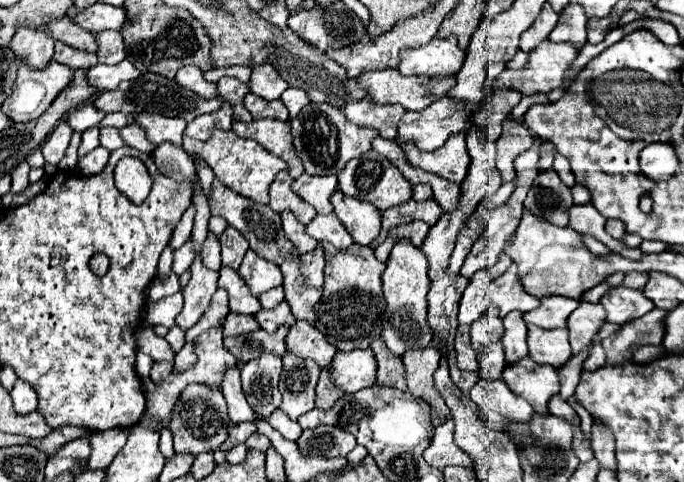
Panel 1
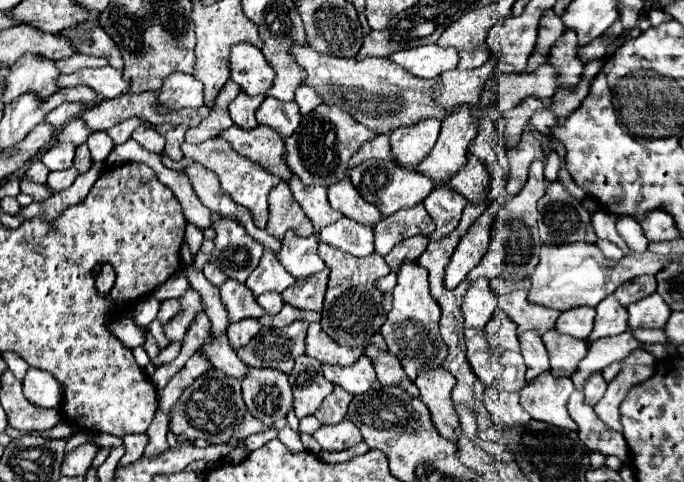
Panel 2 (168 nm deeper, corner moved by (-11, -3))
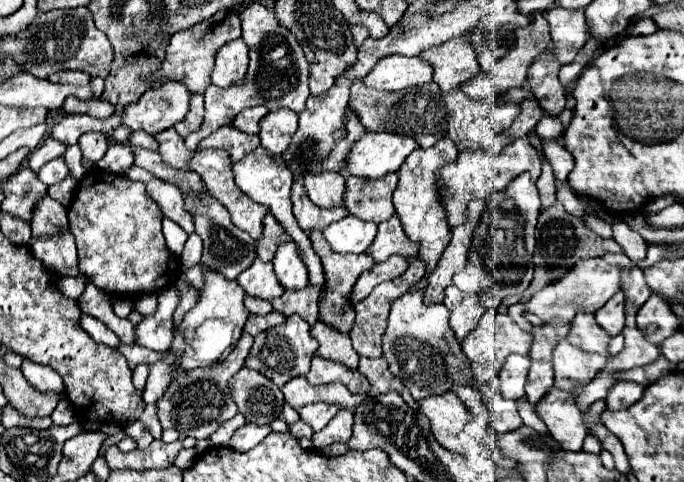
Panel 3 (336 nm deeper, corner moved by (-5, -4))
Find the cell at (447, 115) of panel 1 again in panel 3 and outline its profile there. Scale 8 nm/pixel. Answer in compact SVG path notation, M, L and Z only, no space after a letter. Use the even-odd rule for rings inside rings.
M366 131L358 143L354 143L346 173L356 177L380 179L388 171L398 171L404 159L418 147L414 137L396 133L370 133Z

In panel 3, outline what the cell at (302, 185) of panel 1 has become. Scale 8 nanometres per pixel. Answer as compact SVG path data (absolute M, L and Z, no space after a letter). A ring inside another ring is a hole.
M294 183L292 185L292 205L294 205L294 217L298 221L298 225L302 227L302 231L322 231L326 225L330 225L332 221L342 219L344 215L348 215L344 211L344 207L336 207L336 209L322 209L318 205L314 205L310 201L310 197L306 195L306 189L302 183Z

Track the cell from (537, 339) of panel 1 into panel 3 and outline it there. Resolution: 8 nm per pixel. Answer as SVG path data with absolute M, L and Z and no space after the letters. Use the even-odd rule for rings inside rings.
M562 339L554 347L554 353L552 353L554 385L558 389L572 393L574 383L586 383L586 381L594 379L596 371L600 371L606 365L606 361L608 361L608 357L578 351L578 347L574 347L566 339Z

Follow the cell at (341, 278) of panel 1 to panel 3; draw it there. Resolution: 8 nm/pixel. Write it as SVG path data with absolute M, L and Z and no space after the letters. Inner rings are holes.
M310 231L310 241L312 241L312 247L314 247L314 251L318 253L318 257L322 261L324 277L326 277L322 299L320 299L320 321L334 327L340 333L348 333L352 329L352 325L354 325L354 319L356 319L354 303L350 301L352 287L354 287L354 283L358 281L358 277L364 271L370 271L374 267L374 259L368 253L360 253L360 255L346 253L346 255L342 255L342 253L332 251L328 241L322 237L320 231Z

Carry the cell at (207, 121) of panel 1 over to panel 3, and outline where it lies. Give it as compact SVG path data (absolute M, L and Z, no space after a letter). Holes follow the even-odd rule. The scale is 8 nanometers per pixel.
M254 1L240 11L240 21L242 21L242 39L250 49L250 67L248 67L246 83L230 85L228 89L210 85L206 89L206 93L204 93L206 113L204 113L202 127L184 137L186 147L192 151L198 147L202 137L210 135L212 131L216 131L222 125L230 125L232 119L246 107L264 105L270 111L276 111L278 107L288 107L288 109L300 113L304 109L304 101L310 95L310 91L308 91L310 65L306 63L302 47L298 45L294 35L278 23L274 9L268 9L262 3Z

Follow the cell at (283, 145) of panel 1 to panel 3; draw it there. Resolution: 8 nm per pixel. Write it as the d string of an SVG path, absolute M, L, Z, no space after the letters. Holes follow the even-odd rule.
M232 125L220 127L218 131L210 133L208 137L204 137L204 139L200 141L200 147L218 147L218 149L226 149L226 151L230 153L232 161L242 159L244 155L248 155L250 151L254 151L258 145L260 145L258 135L242 133L240 129L236 129L236 127L232 127Z

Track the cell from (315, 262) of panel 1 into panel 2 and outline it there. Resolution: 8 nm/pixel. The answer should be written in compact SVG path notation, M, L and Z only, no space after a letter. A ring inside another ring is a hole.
M328 268L308 276L304 280L296 280L294 286L290 286L288 290L282 292L282 300L300 310L322 312L326 282L328 282Z

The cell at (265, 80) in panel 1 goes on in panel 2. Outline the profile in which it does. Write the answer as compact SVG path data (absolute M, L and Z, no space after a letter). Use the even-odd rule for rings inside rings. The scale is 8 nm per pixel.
M234 44L230 54L230 80L236 82L246 94L266 94L272 86L274 70L264 62L262 52L254 44Z

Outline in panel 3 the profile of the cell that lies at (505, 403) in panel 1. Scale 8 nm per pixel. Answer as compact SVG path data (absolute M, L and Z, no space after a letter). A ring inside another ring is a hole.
M498 377L484 383L480 387L480 391L482 391L482 401L484 401L486 409L490 411L490 427L492 429L496 429L498 433L506 433L506 431L514 431L522 425L522 419L516 409L516 401L502 397Z

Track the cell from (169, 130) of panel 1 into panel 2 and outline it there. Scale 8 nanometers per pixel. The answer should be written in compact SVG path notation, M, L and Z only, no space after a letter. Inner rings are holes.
M160 124L156 126L156 130L166 138L166 148L164 152L172 158L172 160L182 160L182 150L180 150L180 144L184 142L184 134L186 134L186 128L184 126L172 126L172 124Z

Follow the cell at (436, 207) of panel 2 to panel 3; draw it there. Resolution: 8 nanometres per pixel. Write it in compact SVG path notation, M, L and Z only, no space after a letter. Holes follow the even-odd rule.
M416 257L416 259L410 261L410 265L408 265L404 275L400 275L394 281L386 281L386 283L374 287L374 291L366 299L356 303L356 323L354 323L352 331L350 331L350 339L352 339L352 347L354 347L354 351L358 355L364 355L364 357L380 357L382 355L382 341L380 341L380 337L382 337L382 333L386 329L386 319L388 319L388 313L390 313L390 303L396 297L400 297L402 293L410 291L422 277L424 277L424 263L422 263L422 259Z

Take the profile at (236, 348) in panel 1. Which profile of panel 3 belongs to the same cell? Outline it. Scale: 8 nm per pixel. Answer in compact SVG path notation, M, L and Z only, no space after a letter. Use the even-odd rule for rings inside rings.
M292 315L286 319L286 323L258 333L254 337L254 345L246 357L246 367L260 371L262 375L272 379L278 387L282 387L294 375L306 375L310 369L314 351L318 347L318 343L310 337L308 329L310 329L310 325L300 315Z

